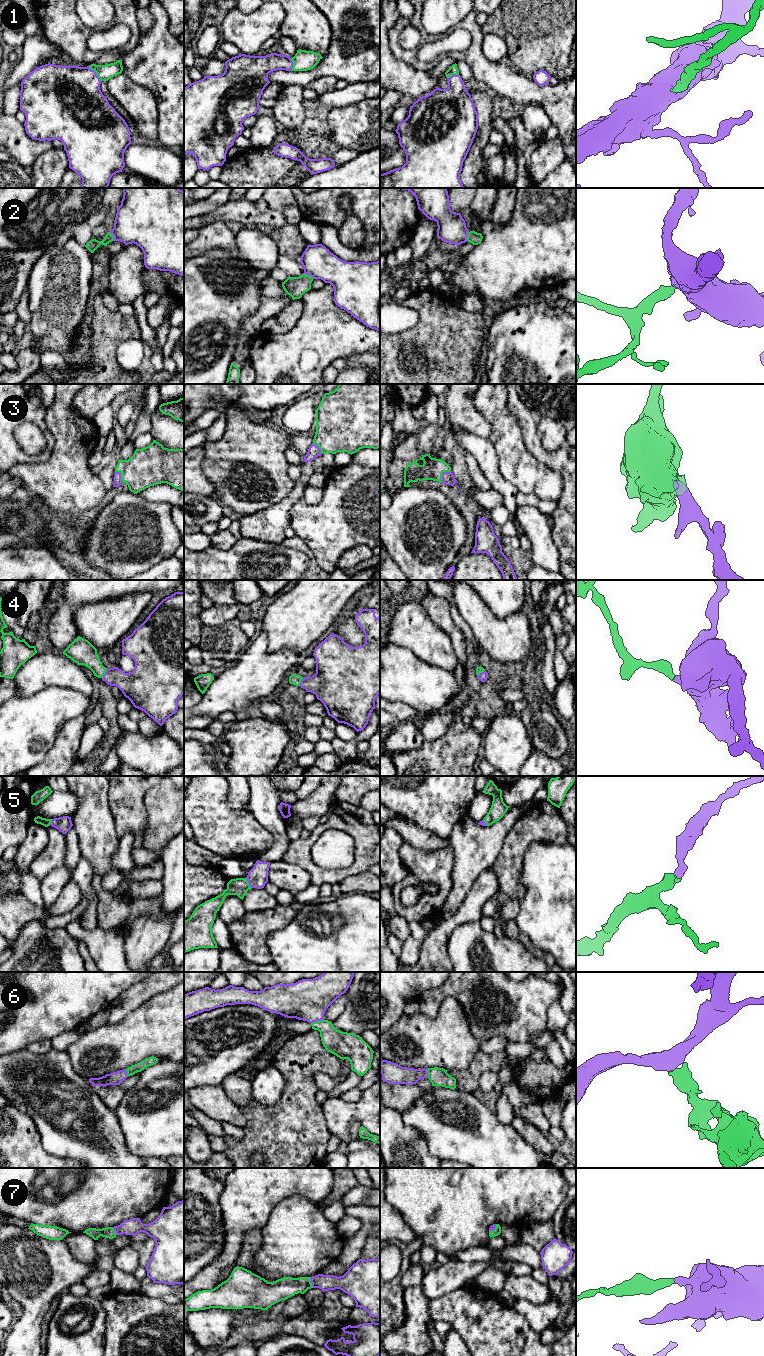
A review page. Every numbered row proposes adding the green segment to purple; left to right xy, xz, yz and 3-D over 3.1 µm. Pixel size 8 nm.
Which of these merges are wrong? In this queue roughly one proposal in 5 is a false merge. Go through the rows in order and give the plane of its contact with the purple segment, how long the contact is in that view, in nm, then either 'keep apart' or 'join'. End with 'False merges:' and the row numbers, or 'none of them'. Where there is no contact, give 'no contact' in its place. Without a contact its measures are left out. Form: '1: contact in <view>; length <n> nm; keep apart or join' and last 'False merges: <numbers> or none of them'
1: contact in xy; length 170 nm; join
2: contact in xz; length 100 nm; join
3: contact in yz; length 130 nm; join
4: contact in xy; length 90 nm; join
5: contact in xz; length 100 nm; join
6: contact in xz; length 110 nm; join
7: contact in xz; length 90 nm; join
False merges: none of them

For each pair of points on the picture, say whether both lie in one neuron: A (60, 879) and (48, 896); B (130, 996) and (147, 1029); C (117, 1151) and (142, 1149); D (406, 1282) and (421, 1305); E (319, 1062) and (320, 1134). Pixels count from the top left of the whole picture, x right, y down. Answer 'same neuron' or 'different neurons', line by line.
A: same neuron
B: different neurons
C: different neurons
D: different neurons
E: same neuron

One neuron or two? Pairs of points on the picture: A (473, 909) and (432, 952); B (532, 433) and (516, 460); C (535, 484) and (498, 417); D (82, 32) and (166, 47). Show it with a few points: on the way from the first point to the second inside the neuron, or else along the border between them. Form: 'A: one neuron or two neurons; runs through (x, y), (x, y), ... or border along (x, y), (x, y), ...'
A: one neuron; runs through (461, 917), (437, 940)
B: two neurons; border along (517, 423), (527, 450), (540, 463)
C: one neuron; runs through (520, 467), (514, 461), (506, 434)
D: two neurons; border along (141, 33), (139, 41), (126, 53)

